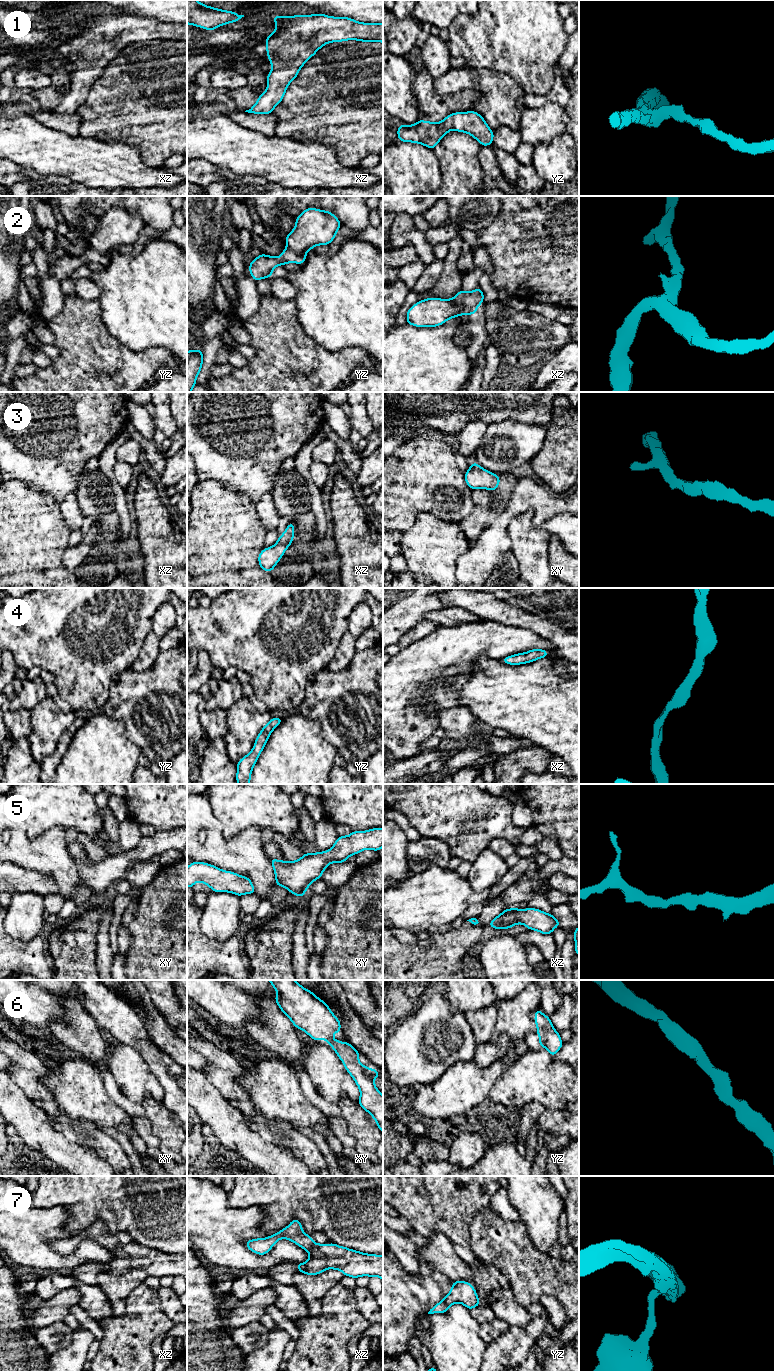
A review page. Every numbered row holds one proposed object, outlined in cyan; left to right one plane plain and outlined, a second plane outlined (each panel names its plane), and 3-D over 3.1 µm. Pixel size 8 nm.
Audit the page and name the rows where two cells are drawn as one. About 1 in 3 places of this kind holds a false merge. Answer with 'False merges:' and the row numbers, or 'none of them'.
False merges: 2

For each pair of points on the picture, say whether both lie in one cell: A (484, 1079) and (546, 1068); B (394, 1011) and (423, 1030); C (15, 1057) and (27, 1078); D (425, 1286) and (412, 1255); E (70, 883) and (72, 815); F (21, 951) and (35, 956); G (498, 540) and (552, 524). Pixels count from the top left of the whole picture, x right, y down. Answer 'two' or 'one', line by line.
A: two
B: two
C: one
D: two
E: two
F: one
G: two

